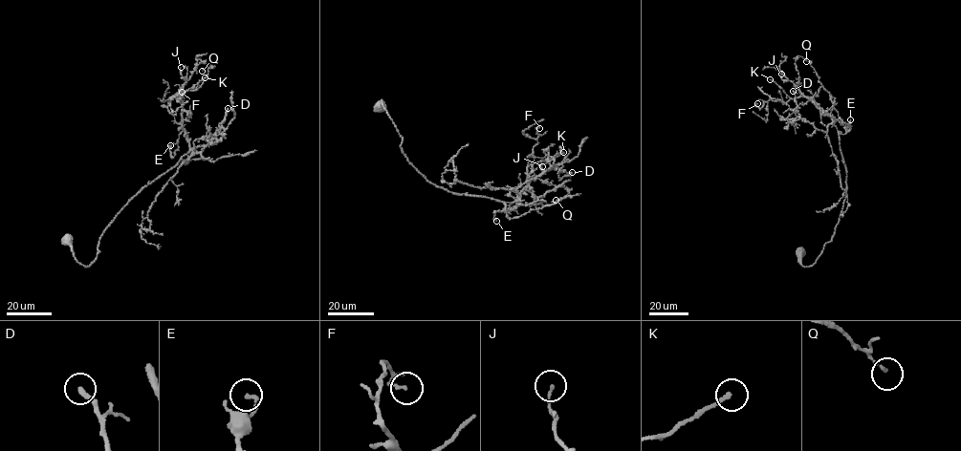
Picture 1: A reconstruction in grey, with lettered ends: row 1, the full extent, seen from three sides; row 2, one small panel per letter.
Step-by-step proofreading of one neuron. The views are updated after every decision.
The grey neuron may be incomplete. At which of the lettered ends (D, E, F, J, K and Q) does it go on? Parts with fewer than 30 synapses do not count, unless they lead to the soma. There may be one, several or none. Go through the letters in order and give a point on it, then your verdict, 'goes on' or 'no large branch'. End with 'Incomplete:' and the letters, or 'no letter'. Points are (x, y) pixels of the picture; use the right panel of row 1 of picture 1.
D: at (793, 91); no large branch
E: at (850, 119); no large branch
F: at (757, 103); no large branch
J: at (781, 74); no large branch
K: at (770, 79); no large branch
Q: at (806, 61); no large branch
Incomplete: no letter

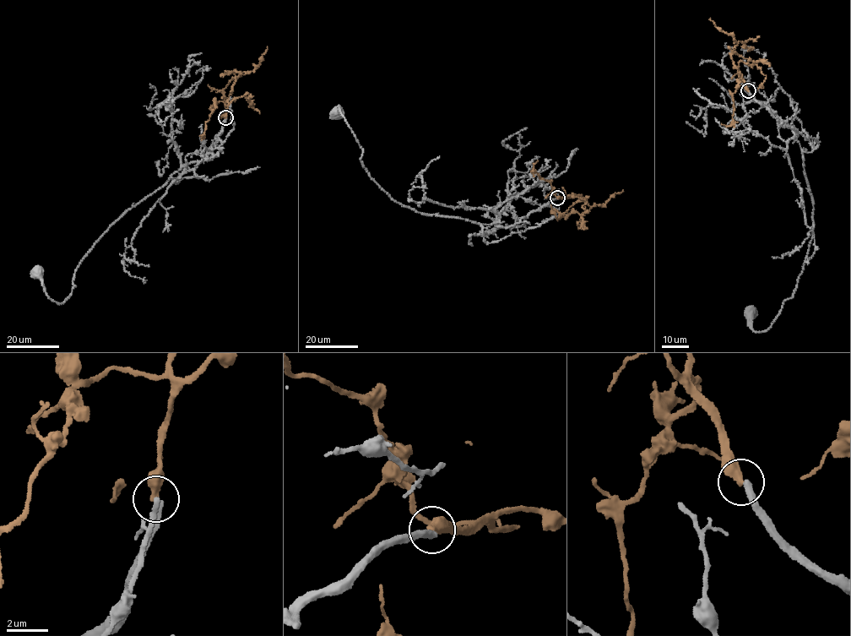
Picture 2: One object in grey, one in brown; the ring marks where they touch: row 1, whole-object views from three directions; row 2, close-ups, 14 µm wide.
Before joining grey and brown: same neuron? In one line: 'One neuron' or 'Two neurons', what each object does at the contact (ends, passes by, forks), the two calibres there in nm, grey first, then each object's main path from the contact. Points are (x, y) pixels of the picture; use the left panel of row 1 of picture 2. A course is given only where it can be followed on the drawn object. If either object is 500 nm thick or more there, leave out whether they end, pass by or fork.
Two neurons. At the ring grey ends. At the ring brown ends. Thickness 360 nm (grey) against 440 nm. Course of grey: (225, 117), (204, 160), (175, 171), (95, 242), (74, 273), (75, 286), (63, 302), (46, 293), (39, 273). Course of brown: (225, 117), (227, 98), (235, 78), (223, 91), (225, 112), (220, 117)

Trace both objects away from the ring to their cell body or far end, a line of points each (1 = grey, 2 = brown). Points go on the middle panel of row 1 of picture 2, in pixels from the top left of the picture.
1: (557, 198), (503, 227), (420, 213), (395, 201), (370, 176), (360, 160), (363, 149), (338, 109), (338, 112)
2: (557, 198), (581, 195), (580, 199), (557, 220), (551, 205)

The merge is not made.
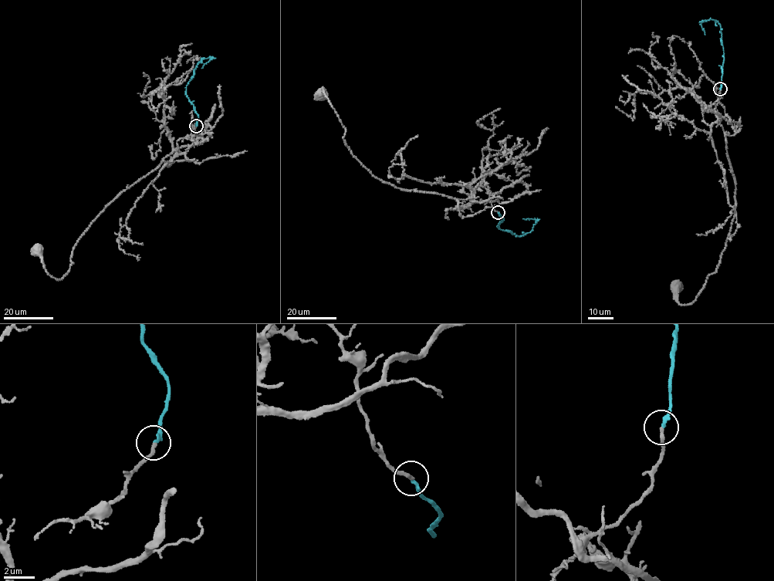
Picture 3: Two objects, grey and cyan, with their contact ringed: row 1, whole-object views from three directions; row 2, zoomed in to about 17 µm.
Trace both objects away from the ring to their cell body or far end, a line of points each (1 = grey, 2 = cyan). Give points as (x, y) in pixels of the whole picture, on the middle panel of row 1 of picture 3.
1: (498, 212), (478, 184), (462, 199), (376, 177), (344, 143), (345, 128), (322, 94)
2: (498, 212), (503, 218), (498, 227), (516, 235), (531, 231), (535, 220), (523, 219)

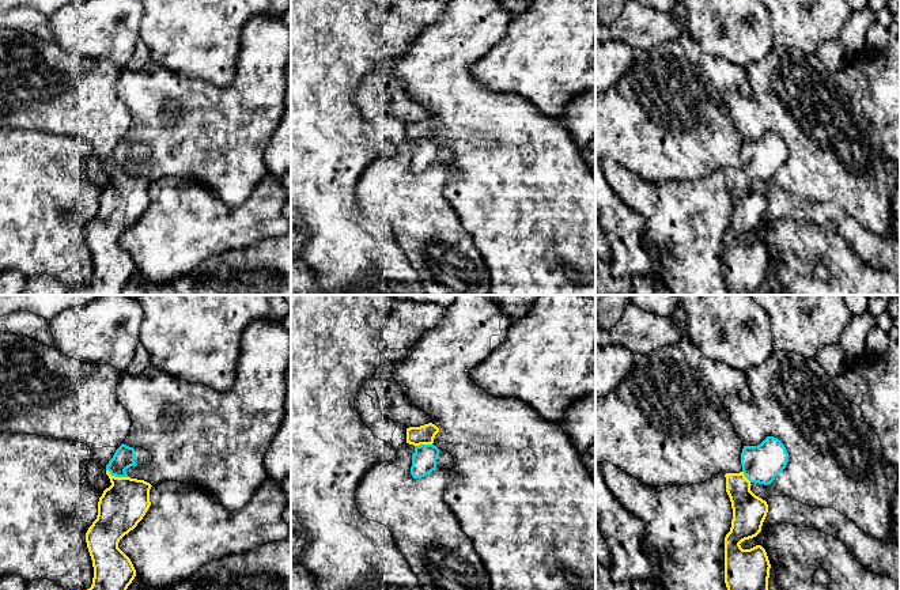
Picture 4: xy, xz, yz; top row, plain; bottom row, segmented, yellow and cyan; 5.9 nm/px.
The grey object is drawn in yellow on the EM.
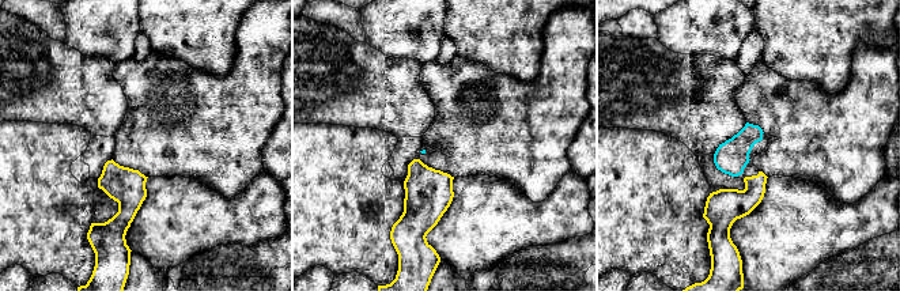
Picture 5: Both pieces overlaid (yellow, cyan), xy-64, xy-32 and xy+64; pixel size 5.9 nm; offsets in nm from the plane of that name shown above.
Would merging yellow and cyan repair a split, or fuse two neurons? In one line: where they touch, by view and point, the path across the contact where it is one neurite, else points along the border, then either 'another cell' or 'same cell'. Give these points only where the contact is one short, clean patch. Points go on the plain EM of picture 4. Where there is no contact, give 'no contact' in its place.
meets yellow in xy at (117, 173); runs through xy (123, 200), (123, 181), (117, 173), (117, 161), (124, 152); same cell

